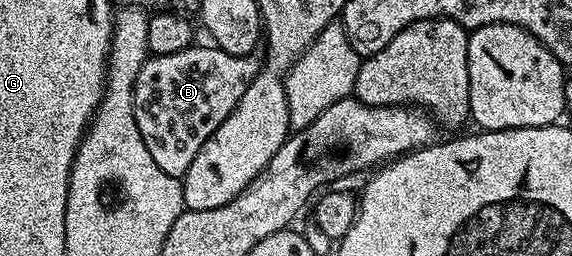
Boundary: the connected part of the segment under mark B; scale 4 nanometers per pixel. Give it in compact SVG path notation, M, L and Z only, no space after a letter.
M192 48L169 56L151 54L141 72L137 72L133 88L133 116L145 148L149 148L163 171L180 180L189 172L189 164L193 164L197 152L201 152L201 144L237 108L261 65L258 53L233 56L218 48L210 49Z

